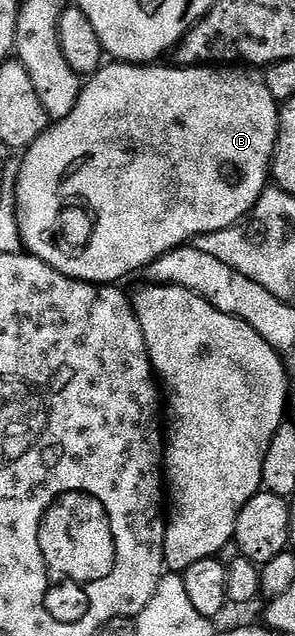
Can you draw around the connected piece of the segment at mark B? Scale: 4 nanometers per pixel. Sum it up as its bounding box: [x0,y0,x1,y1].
[17,62,279,285]

